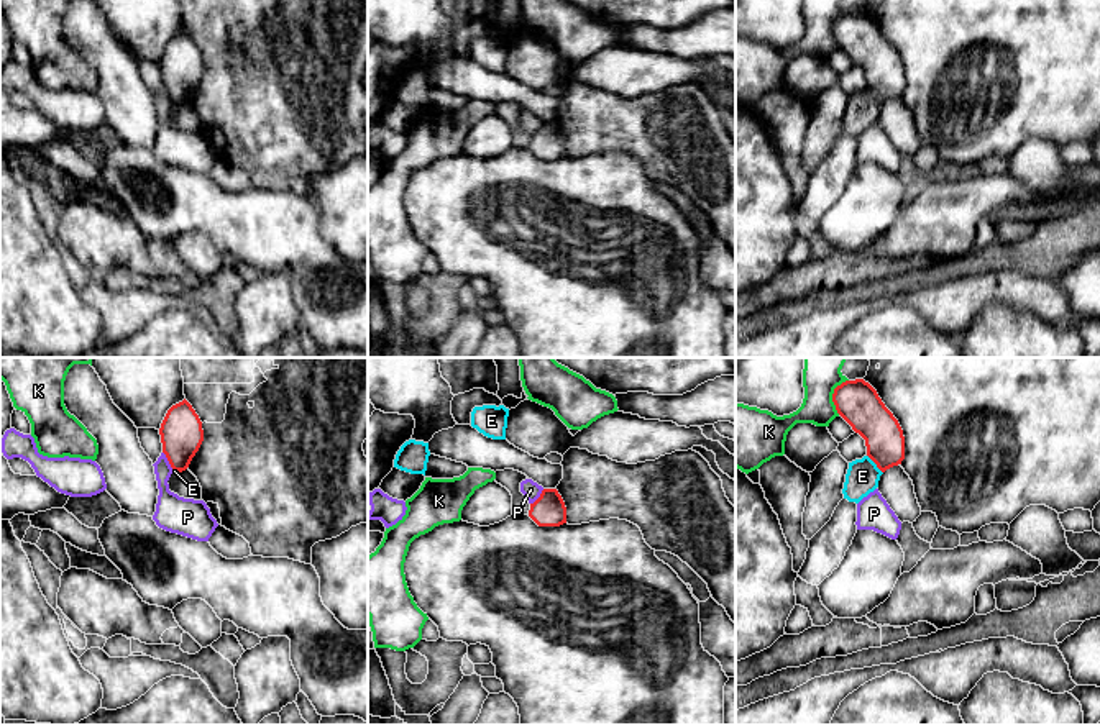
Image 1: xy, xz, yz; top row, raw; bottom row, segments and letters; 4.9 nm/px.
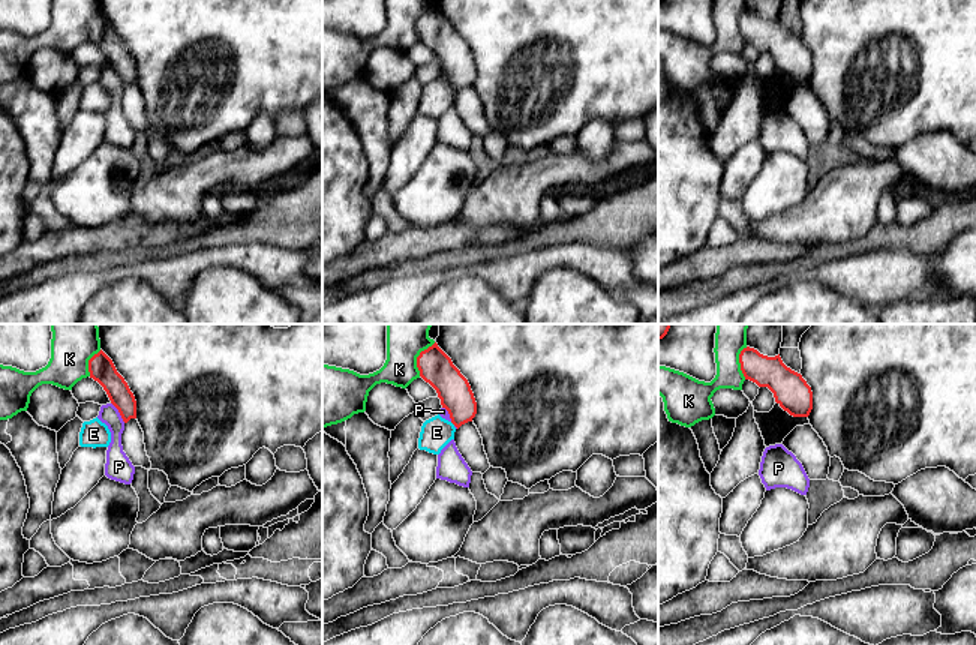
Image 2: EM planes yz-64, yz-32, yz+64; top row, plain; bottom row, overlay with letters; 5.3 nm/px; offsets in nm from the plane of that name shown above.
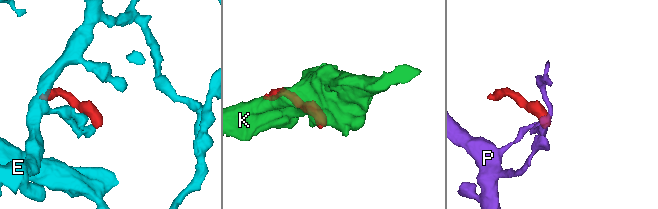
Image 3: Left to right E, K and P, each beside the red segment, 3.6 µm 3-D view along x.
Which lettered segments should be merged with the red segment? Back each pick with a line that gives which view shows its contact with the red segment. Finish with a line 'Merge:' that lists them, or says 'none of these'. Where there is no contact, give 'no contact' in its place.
Merge: none of these

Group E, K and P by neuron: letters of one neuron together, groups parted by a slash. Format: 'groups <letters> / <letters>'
groups E / K / P

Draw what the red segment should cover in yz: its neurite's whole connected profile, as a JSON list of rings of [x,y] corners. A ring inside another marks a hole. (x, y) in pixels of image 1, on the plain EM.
[[[864,11],[834,21],[837,46],[865,72],[867,89],[885,105],[905,92],[905,69],[898,52]]]

